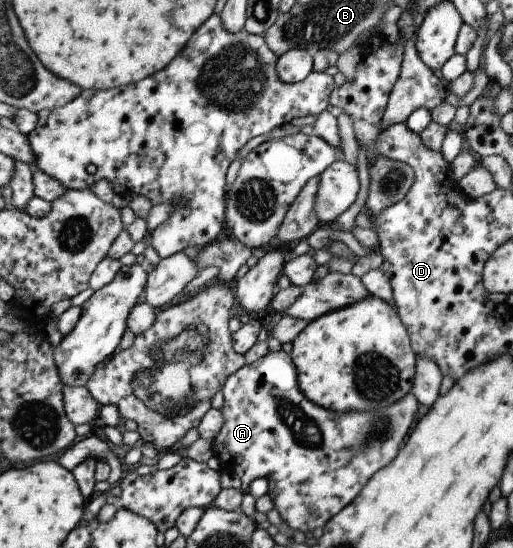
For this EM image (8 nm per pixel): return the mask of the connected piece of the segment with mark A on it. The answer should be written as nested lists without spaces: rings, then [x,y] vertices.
[[[268,351],[264,356],[261,356],[253,363],[245,363],[238,370],[235,370],[225,381],[222,391],[222,406],[221,415],[223,416],[223,423],[218,431],[218,434],[212,440],[212,452],[218,458],[221,468],[226,472],[232,472],[241,482],[241,490],[243,493],[248,492],[248,484],[255,478],[265,478],[267,482],[267,493],[272,501],[273,508],[278,512],[281,520],[292,528],[292,530],[300,530],[304,532],[306,530],[314,530],[314,528],[320,528],[326,524],[327,520],[330,520],[336,513],[339,513],[348,503],[353,501],[353,498],[359,493],[366,481],[383,466],[386,466],[393,458],[402,445],[406,442],[408,436],[408,430],[414,422],[414,414],[418,410],[418,402],[412,395],[412,392],[405,394],[400,402],[396,402],[394,406],[388,406],[386,410],[371,411],[370,413],[361,412],[356,413],[335,413],[315,405],[310,402],[297,387],[297,380],[295,375],[295,368],[292,364],[291,356],[282,351],[272,352]]]

